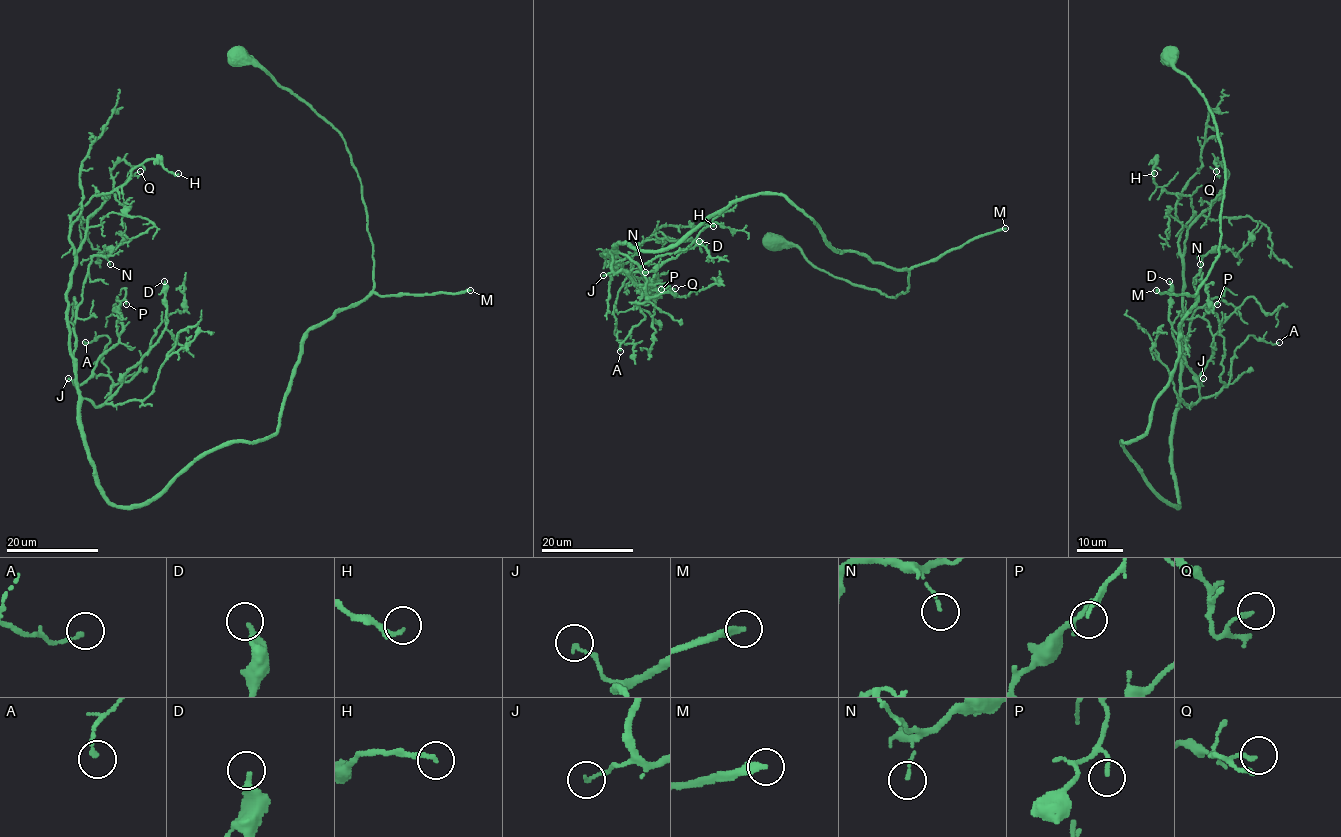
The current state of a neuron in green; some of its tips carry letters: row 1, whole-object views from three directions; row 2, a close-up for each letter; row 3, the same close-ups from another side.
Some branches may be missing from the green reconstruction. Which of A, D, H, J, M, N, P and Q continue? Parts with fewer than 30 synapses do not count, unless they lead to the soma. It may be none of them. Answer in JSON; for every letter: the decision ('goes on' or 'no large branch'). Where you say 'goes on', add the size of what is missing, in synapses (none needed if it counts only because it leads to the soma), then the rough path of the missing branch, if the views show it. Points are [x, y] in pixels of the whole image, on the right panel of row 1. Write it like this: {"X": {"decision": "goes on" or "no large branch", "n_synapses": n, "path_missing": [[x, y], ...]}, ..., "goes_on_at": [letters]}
{"A": {"decision": "no large branch"}, "D": {"decision": "no large branch"}, "H": {"decision": "no large branch"}, "J": {"decision": "no large branch"}, "M": {"decision": "goes on", "n_synapses": 190, "path_missing": [[1156, 290], [1140, 249], [1136, 176], [1123, 170], [1116, 147], [1099, 182], [1106, 207], [1101, 229], [1114, 243]]}, "N": {"decision": "no large branch"}, "P": {"decision": "no large branch"}, "Q": {"decision": "no large branch"}, "goes_on_at": ["M"]}

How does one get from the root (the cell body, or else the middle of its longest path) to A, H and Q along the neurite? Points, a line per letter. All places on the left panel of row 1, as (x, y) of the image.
A: (236, 53), (344, 141), (373, 289), (308, 330), (274, 433), (139, 505), (99, 485), (85, 342)
H: (236, 53), (344, 141), (373, 289), (308, 330), (274, 433), (114, 506), (69, 222), (178, 173)
Q: (236, 53), (344, 141), (373, 289), (308, 330), (274, 433), (114, 506), (67, 289), (111, 170), (140, 171)

